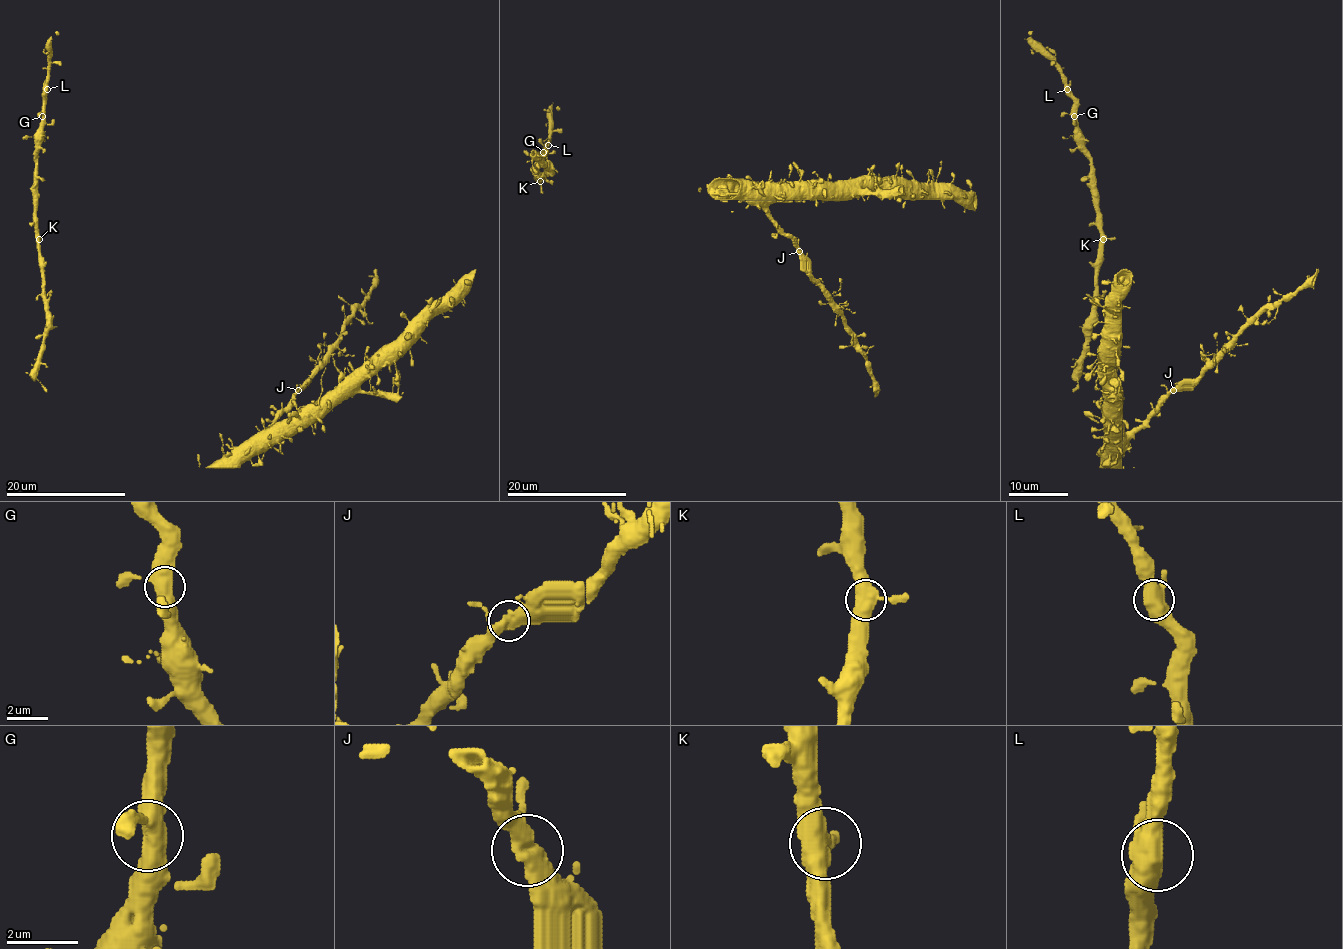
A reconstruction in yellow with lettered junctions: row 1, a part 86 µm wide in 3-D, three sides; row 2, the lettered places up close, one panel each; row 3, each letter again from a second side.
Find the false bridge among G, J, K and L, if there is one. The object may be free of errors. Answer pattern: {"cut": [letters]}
{"cut": []}

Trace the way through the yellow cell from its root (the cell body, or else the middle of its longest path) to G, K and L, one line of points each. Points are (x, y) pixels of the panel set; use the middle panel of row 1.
G: (548, 151), (537, 155), (548, 167), (539, 178), (537, 164), (543, 152)
K: (548, 151), (537, 155), (548, 167), (540, 181)
L: (548, 151), (537, 155), (548, 167), (539, 178), (537, 164), (548, 145)

